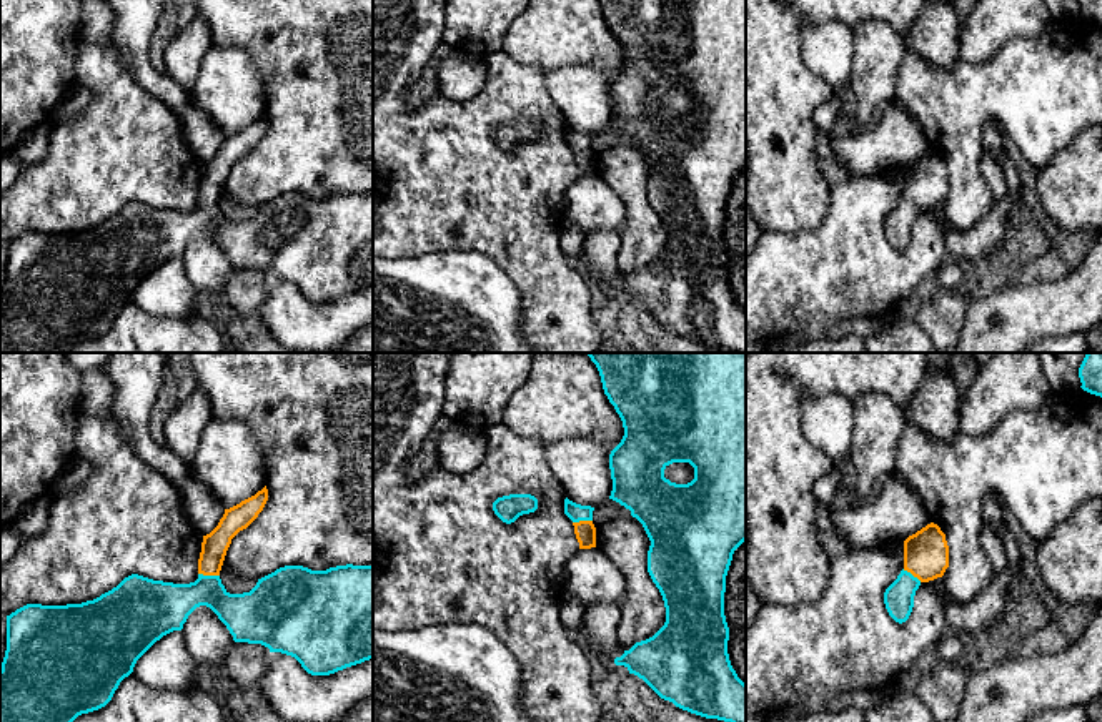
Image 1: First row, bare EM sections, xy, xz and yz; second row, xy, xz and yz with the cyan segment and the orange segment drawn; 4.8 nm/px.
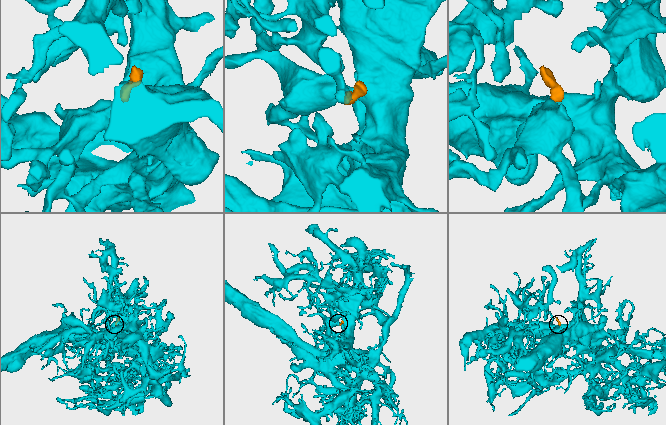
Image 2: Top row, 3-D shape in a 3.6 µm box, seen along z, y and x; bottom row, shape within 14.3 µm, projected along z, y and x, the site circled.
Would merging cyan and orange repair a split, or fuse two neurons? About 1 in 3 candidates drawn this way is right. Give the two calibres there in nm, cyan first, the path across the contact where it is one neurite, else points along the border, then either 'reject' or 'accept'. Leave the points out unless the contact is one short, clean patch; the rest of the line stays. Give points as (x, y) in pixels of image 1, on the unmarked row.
220 nm thick on the cyan side, 130 nm on the other; runs through xy (167, 233), (187, 225), (208, 203), (215, 172); accept

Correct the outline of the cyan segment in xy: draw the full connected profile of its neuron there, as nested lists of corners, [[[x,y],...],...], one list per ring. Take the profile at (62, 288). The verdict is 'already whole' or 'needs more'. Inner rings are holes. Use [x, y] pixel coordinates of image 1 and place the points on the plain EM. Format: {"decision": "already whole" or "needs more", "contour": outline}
{"decision": "needs more", "contour": [[[266,113],[255,123],[225,136],[218,153],[203,163],[198,206],[190,211],[153,208],[138,201],[93,228],[67,233],[27,231],[7,243],[7,278],[0,296],[0,353],[70,353],[78,343],[105,334],[137,288],[163,263],[181,258],[200,233],[210,235],[226,253],[235,270],[261,271],[270,279],[295,284],[311,303],[330,303],[373,286],[373,193],[336,193],[311,198],[285,193],[258,206],[250,220],[230,221],[220,198],[231,166],[246,156],[268,128]]]}

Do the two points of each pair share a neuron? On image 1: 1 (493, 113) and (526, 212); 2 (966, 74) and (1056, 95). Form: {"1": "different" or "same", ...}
{"1": "same", "2": "same"}

